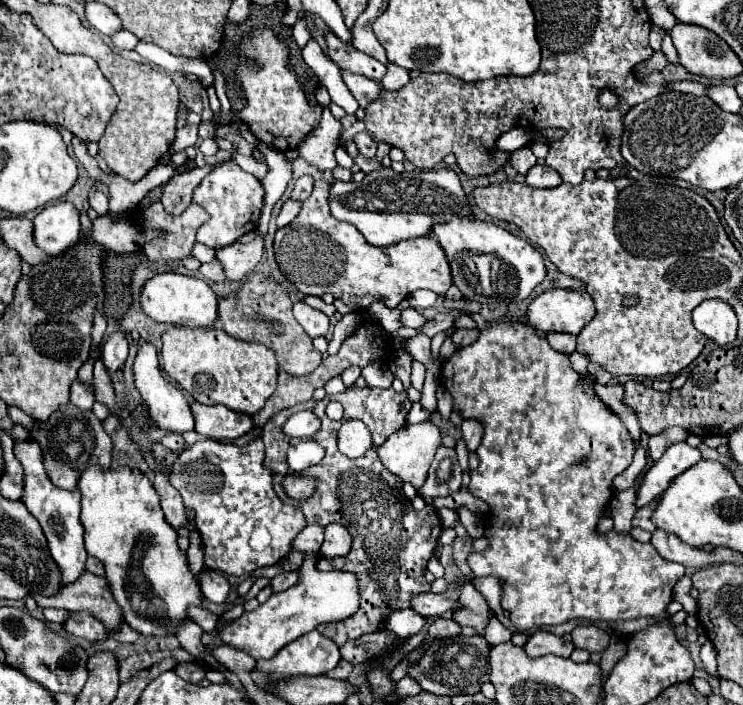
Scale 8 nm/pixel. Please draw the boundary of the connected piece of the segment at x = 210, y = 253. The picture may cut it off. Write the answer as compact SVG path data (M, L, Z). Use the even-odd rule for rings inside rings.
M195 244L193 246L193 252L191 252L191 256L193 258L197 258L199 262L209 262L209 260L213 260L215 258L215 250L211 250L209 246L203 246L203 244Z

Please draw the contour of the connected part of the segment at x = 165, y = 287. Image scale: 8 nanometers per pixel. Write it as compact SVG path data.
M173 272L157 274L147 280L141 294L141 306L143 312L155 322L167 322L185 328L213 328L217 322L217 294L207 286L207 282Z

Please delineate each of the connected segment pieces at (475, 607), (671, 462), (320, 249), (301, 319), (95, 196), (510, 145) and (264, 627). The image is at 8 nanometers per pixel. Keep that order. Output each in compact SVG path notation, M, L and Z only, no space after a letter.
M467 582L461 588L459 600L465 604L465 608L455 612L453 620L459 626L471 626L477 630L477 634L483 634L483 630L489 622L489 606L487 606L485 598L481 596L481 592L477 592L477 588L471 582Z
M687 442L669 446L669 450L647 472L641 488L637 490L635 506L641 508L641 506L649 504L653 498L661 496L669 488L669 484L675 476L683 474L687 468L691 468L699 460L701 460L701 452L693 446L689 446Z
M325 178L315 180L313 194L303 202L299 216L275 234L275 260L285 278L303 294L323 296L331 292L351 308L367 310L373 302L397 308L401 300L419 288L433 290L441 296L449 290L453 282L451 268L433 234L377 248L369 244L353 224L331 216L329 188L331 182Z
M295 302L293 304L293 316L311 338L325 336L327 330L329 330L329 318L323 312L307 306L305 302Z
M95 186L89 190L87 202L89 202L89 206L91 206L99 216L105 216L105 214L107 214L107 208L109 208L109 204L107 204L107 196L105 196L101 190L97 190Z
M513 128L509 132L505 132L499 140L497 140L497 148L503 152L515 152L523 146L527 146L531 142L531 134L525 132L523 128Z
M307 554L303 566L299 568L299 580L295 586L291 586L285 592L273 594L257 610L243 612L237 620L233 620L231 624L225 624L219 632L223 644L231 644L247 652L253 658L271 658L283 646L315 630L319 624L341 622L353 616L361 602L357 576L353 572L349 574L349 572L339 572L339 570L321 572L315 568L315 562L317 562L317 556Z

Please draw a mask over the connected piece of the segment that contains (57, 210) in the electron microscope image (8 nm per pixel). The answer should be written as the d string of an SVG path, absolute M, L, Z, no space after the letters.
M69 200L41 210L35 220L35 244L49 254L61 254L79 242L79 212Z

